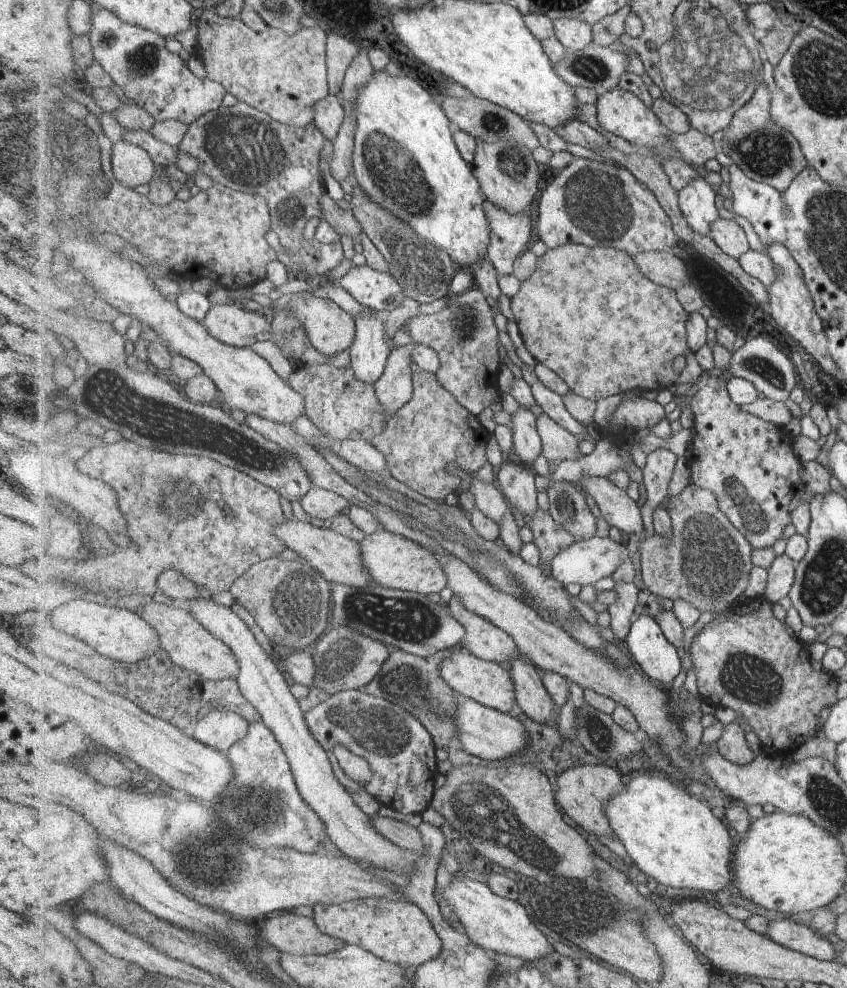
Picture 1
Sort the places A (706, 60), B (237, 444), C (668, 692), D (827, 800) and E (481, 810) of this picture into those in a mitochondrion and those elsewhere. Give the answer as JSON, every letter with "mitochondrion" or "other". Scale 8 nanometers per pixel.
{"A":"mitochondrion","B":"mitochondrion","C":"other","D":"mitochondrion","E":"mitochondrion"}

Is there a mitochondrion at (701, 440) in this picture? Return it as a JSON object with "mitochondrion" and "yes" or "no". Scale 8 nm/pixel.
{"mitochondrion":"no"}

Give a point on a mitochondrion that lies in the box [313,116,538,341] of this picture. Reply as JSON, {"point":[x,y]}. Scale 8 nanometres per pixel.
{"point":[388,163]}

